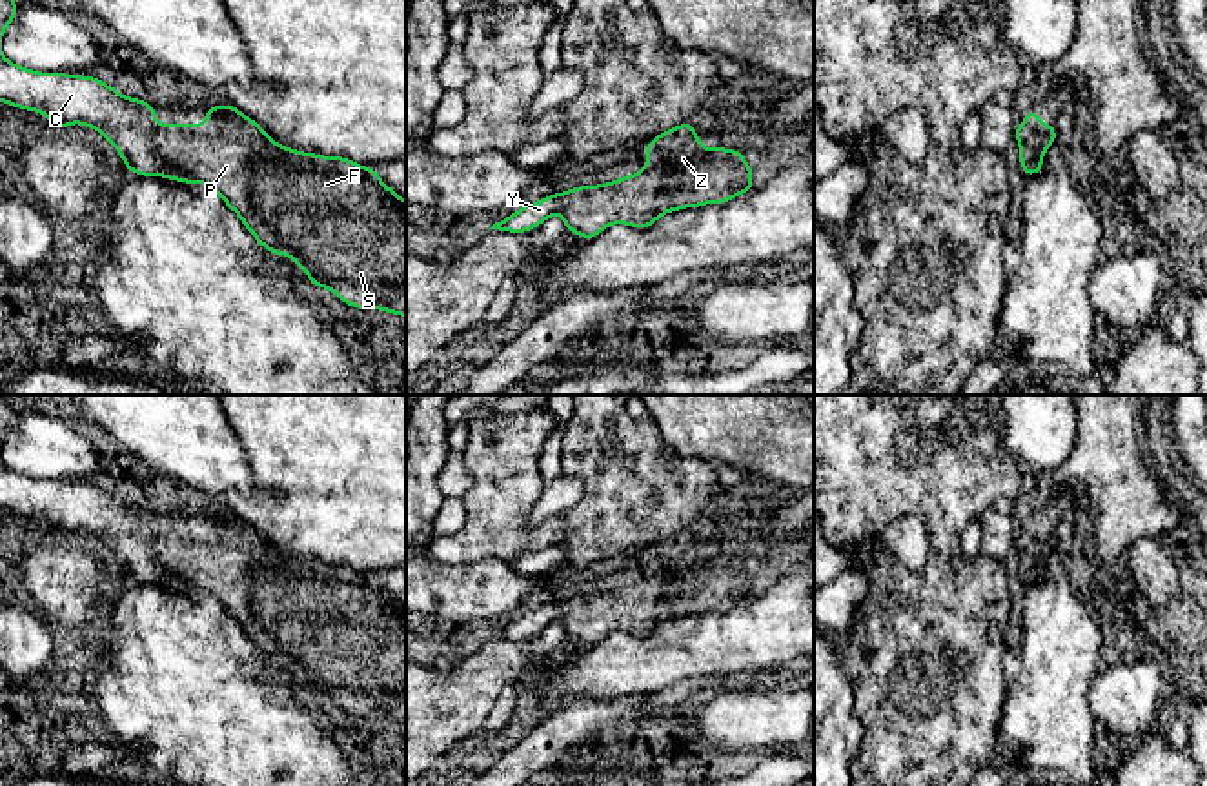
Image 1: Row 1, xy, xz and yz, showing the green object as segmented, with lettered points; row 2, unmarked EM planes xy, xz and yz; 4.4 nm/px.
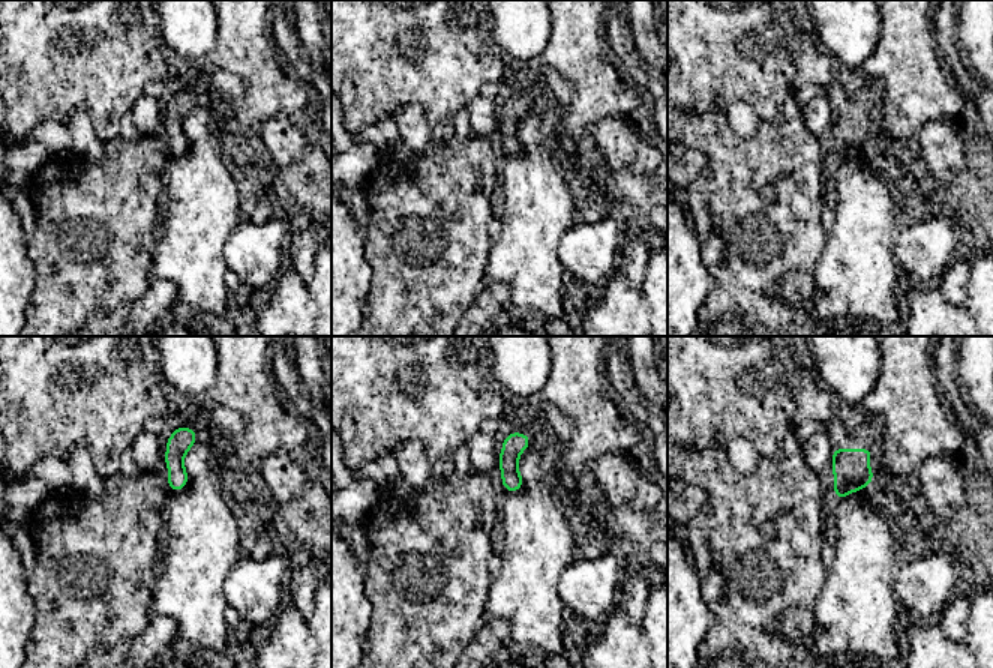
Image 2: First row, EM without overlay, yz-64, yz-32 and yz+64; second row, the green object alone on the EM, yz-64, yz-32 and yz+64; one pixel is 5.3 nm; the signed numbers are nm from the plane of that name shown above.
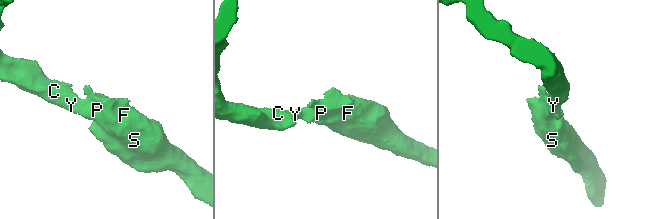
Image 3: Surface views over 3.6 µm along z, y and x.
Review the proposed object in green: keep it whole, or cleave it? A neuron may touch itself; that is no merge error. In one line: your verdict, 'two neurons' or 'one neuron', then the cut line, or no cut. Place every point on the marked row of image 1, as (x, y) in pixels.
one neuron; cut none

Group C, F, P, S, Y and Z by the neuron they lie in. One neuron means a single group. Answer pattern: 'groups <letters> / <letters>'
groups C F P S Y Z

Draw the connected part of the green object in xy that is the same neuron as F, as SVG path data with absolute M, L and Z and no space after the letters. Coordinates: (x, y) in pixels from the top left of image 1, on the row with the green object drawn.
M0 49L0 102L42 113L55 129L80 124L100 131L122 156L129 173L204 184L238 215L242 226L271 255L286 255L309 277L311 287L326 287L357 309L380 309L406 317L406 200L388 187L375 169L346 156L302 153L277 144L253 118L233 104L209 106L204 124L158 124L155 106L120 95L95 76L40 73L9 62Z

